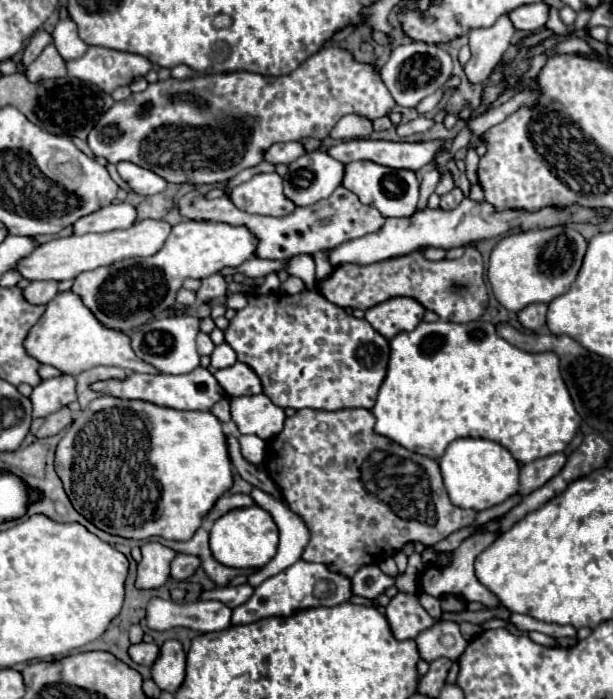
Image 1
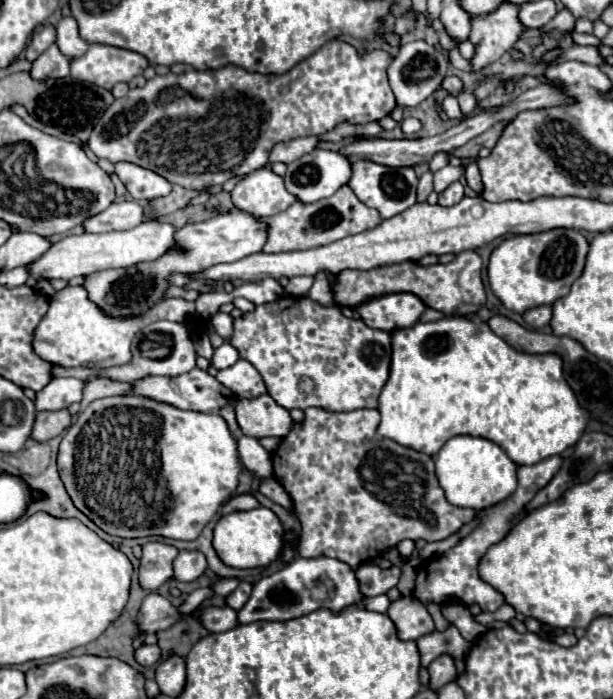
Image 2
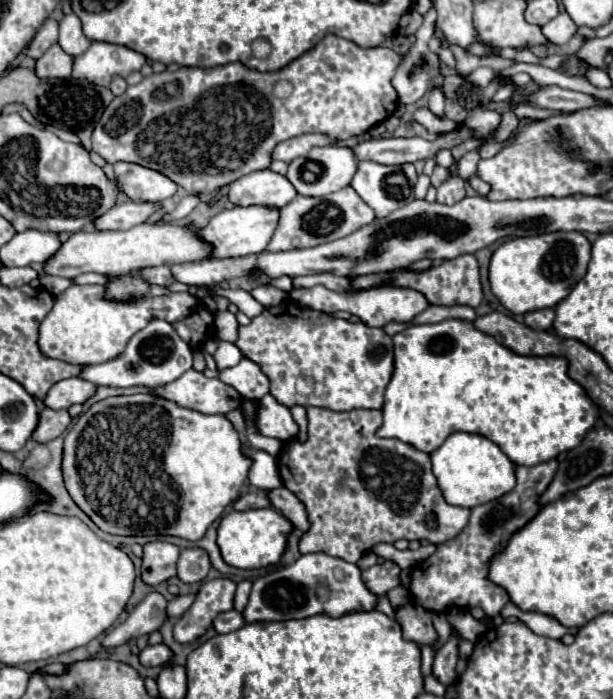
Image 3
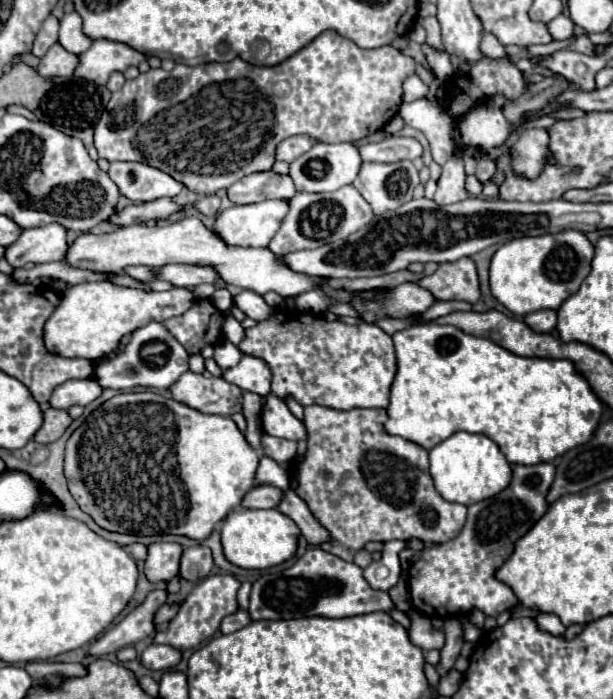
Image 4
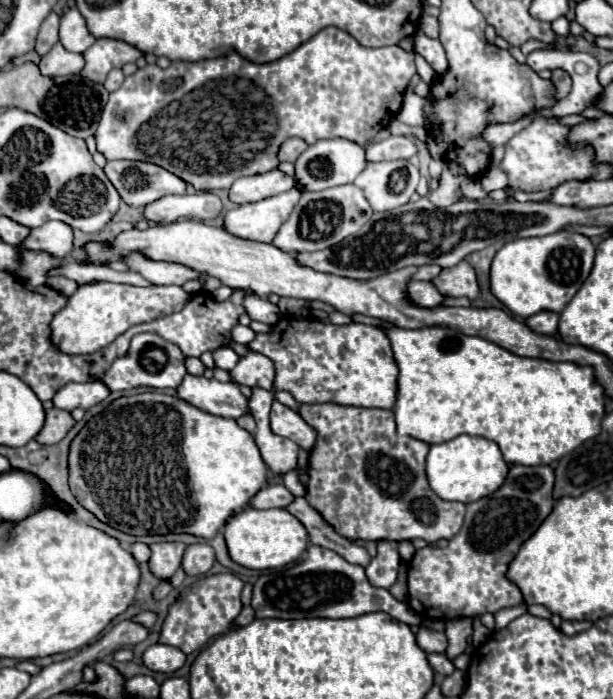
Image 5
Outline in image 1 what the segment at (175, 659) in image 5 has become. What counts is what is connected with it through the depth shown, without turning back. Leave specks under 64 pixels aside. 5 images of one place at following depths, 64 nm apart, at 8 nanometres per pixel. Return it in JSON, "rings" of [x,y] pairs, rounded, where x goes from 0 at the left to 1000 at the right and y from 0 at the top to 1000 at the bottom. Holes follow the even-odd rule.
{"rings":[[[228,918],[228,921],[212,924],[212,941],[232,953],[248,953],[251,944],[258,941],[258,936],[261,936],[261,927],[251,918],[248,921]]]}

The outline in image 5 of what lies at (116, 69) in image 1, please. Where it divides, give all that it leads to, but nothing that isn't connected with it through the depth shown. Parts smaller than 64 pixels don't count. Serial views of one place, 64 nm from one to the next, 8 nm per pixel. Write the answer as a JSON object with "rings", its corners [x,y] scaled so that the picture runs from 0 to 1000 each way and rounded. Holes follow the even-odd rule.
{"rings":[[[160,54],[140,74],[140,94],[131,103],[137,112],[166,120],[173,114],[173,106],[183,97],[199,97],[209,89],[222,89],[232,80],[232,74],[199,57],[183,54]]]}

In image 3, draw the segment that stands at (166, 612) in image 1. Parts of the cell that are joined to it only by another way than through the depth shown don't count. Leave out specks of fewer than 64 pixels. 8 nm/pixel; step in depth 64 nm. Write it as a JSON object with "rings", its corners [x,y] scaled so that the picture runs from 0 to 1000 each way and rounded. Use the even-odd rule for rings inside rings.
{"rings":[[[245,847],[212,876],[212,881],[199,893],[183,898],[170,910],[166,927],[189,927],[189,924],[199,924],[235,907],[248,907],[251,901],[258,901],[268,893],[268,887],[271,887],[268,873],[271,873],[271,856],[261,847]],[[375,873],[375,876],[362,876],[352,887],[349,887],[349,901],[356,907],[372,907],[382,904],[388,898],[395,898],[401,893],[398,881],[388,873]]]}

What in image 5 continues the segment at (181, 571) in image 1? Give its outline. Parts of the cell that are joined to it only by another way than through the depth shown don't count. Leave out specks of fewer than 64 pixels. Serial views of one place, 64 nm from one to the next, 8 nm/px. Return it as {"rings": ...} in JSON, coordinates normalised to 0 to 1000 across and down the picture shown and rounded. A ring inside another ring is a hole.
{"rings":[[[313,778],[303,784],[297,813],[307,824],[330,824],[336,821],[349,807],[349,790],[343,778]]]}

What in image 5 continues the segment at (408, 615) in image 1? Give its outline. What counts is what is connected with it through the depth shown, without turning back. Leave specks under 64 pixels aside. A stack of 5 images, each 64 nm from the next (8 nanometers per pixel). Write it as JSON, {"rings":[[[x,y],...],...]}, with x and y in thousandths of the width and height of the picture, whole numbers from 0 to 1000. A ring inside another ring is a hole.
{"rings":[[[685,898],[685,904],[679,907],[679,916],[682,916],[682,924],[698,936],[701,933],[724,936],[728,927],[731,927],[731,913],[728,913],[724,904],[708,904],[708,901]]]}

